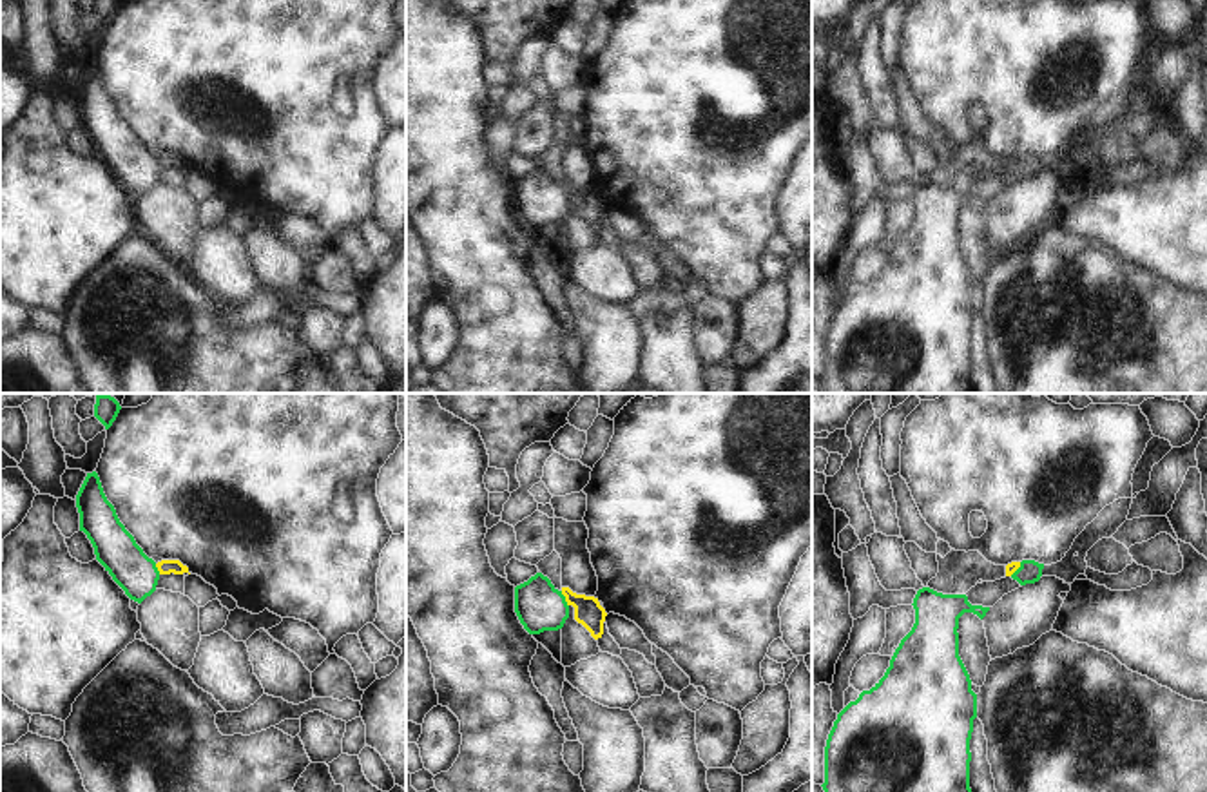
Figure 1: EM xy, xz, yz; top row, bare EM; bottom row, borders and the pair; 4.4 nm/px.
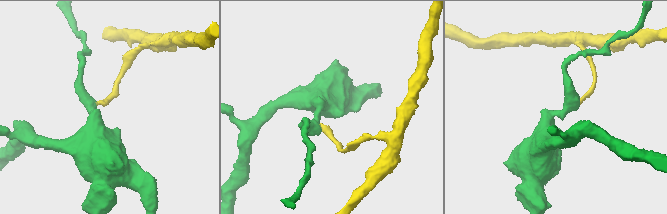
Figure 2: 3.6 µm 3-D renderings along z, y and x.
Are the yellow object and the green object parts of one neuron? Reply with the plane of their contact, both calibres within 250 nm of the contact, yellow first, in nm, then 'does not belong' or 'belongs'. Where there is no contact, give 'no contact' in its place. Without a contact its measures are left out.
xz | 130/220 nm | does not belong

